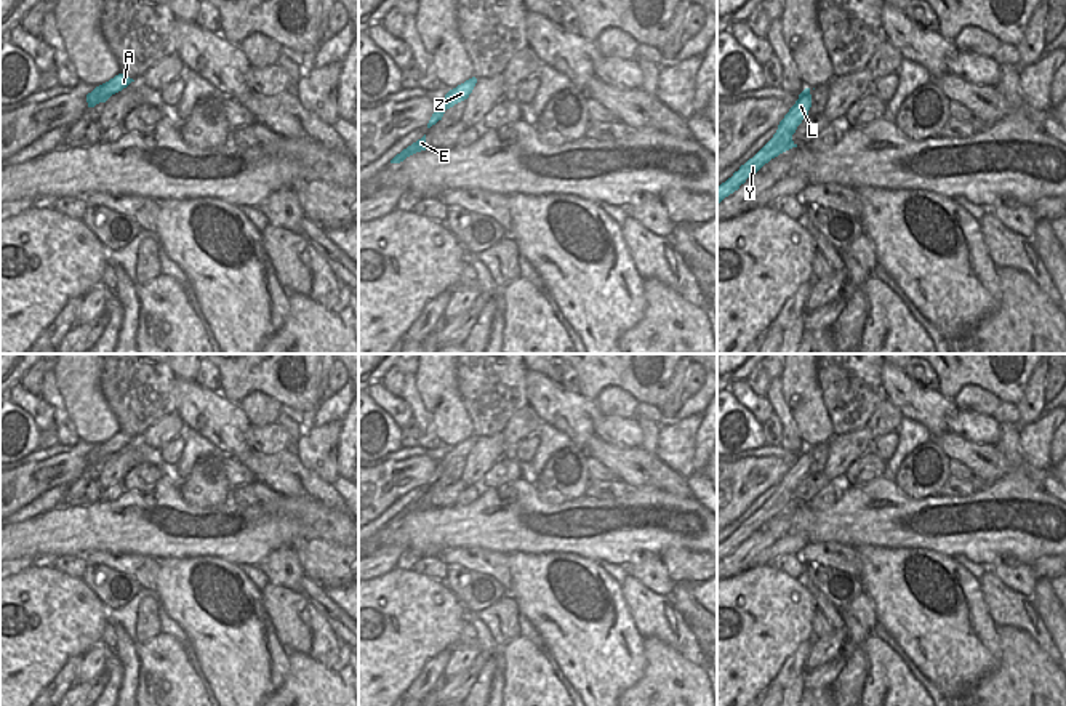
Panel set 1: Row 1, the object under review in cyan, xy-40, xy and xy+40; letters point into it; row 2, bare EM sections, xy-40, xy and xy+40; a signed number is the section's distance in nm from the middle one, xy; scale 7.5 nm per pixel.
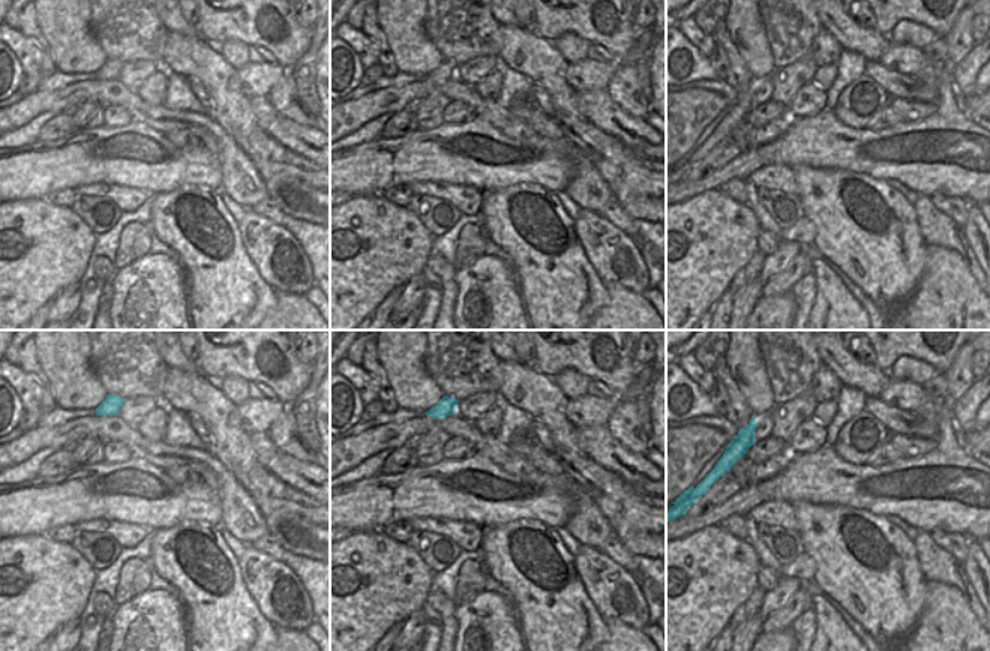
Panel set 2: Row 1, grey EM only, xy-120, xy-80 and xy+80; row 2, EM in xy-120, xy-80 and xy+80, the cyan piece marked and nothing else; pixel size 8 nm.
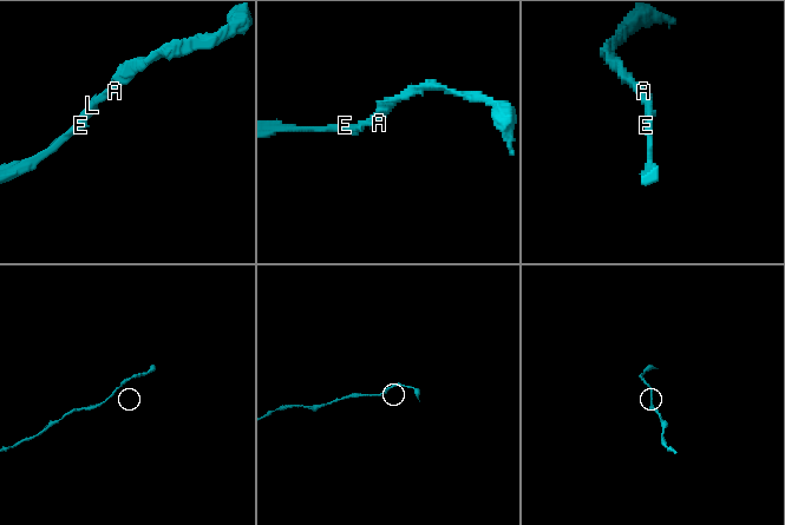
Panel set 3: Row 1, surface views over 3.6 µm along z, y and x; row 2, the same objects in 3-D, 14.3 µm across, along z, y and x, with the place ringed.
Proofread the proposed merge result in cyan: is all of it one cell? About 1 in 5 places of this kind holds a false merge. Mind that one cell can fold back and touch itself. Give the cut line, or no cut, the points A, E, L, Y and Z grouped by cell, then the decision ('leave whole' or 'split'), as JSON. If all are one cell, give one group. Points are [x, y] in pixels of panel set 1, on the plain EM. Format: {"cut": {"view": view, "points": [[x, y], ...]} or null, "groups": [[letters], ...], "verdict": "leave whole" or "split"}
{"cut": null, "groups": [["A", "E", "L", "Y", "Z"]], "verdict": "leave whole"}

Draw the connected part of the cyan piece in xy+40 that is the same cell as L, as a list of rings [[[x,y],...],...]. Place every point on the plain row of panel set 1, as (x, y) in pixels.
[[[805,447],[795,463],[789,467],[784,477],[779,480],[776,491],[773,496],[744,523],[739,525],[738,530],[733,532],[725,541],[717,544],[717,562],[720,562],[725,556],[739,548],[741,543],[746,541],[754,532],[757,532],[765,522],[779,512],[797,506],[792,499],[792,493],[802,479],[808,474],[812,466],[812,453],[810,447]]]

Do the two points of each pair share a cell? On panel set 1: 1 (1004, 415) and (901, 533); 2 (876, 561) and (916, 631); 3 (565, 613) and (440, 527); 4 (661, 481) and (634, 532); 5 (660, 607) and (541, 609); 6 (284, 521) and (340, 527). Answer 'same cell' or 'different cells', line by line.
1: different cells
2: same cell
3: different cells
4: different cells
5: different cells
6: same cell

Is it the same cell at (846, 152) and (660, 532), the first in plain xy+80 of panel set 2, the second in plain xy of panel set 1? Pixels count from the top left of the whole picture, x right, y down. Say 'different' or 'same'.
same

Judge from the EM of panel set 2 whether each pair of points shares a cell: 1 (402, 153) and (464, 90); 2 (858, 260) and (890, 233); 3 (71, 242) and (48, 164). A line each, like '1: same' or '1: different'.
1: different
2: same
3: different

